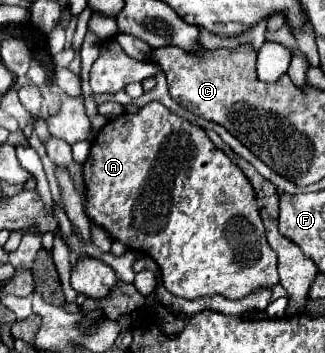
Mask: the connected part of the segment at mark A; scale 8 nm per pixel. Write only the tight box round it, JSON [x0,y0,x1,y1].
[83,102,279,300]

